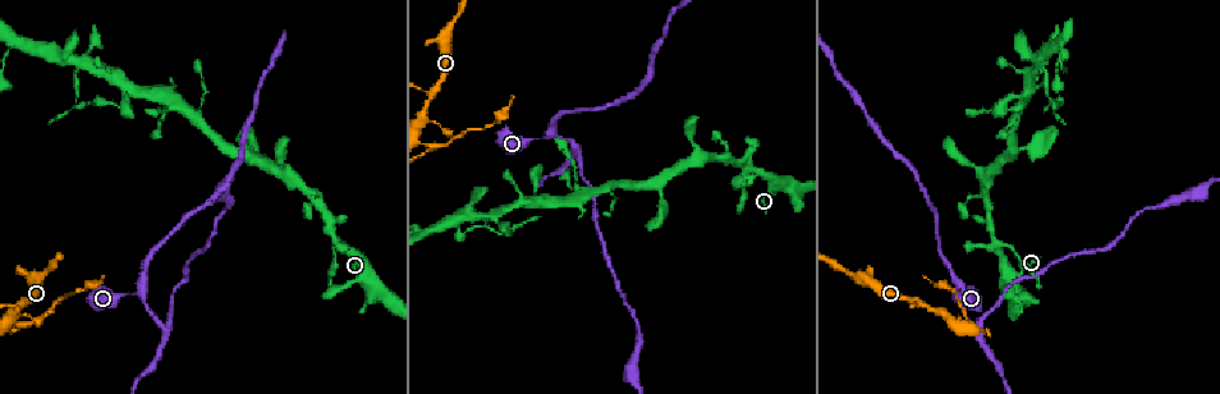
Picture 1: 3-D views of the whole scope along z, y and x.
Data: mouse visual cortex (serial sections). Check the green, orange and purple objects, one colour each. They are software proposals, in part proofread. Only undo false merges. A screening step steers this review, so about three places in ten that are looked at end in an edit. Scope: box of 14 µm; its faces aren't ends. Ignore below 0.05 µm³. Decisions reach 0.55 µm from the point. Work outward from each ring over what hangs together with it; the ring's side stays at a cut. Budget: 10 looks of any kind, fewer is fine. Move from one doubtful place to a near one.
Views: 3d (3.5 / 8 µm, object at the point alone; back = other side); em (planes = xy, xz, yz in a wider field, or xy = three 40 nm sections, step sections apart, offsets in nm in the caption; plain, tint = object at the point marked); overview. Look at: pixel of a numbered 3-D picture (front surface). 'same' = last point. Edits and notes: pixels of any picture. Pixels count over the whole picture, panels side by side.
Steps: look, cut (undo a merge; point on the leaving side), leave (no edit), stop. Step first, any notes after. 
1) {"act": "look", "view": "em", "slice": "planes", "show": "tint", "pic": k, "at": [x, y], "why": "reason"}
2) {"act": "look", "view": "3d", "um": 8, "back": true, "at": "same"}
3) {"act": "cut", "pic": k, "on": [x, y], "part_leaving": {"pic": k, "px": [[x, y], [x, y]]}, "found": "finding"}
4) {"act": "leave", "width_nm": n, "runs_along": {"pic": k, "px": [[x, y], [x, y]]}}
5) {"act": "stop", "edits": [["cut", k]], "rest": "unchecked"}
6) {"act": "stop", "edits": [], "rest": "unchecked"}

{"act": "look", "view": "3d", "um": 8, "pic": 1, "at": [748, 167], "why": "a narrow waist"}

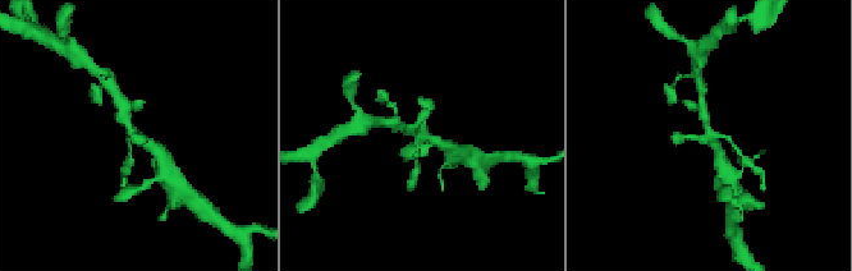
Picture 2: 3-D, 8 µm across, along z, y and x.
{"act": "look", "view": "3d", "um": 3.5, "pic": 2, "at": [709, 134], "why": "closer look"}

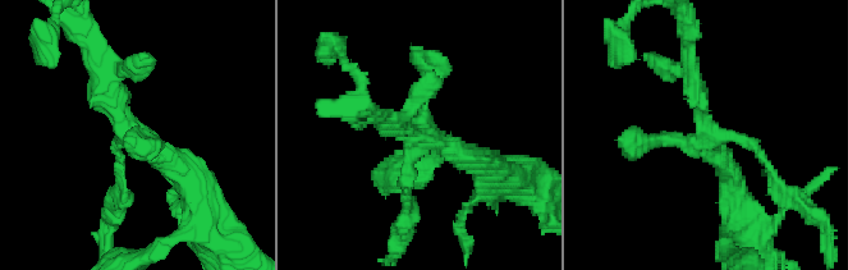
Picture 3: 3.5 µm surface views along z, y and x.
{"act": "look", "view": "em", "slice": "planes", "show": "tint", "pic": 3, "at": [418, 134], "why": "shape alone is not enough"}

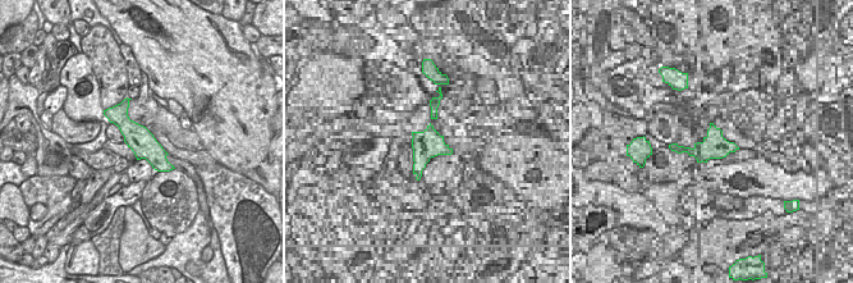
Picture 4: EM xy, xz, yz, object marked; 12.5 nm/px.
{"act": "leave", "runs_along": {"pic": 4, "px": [[117, 110], [119, 118], [166, 168]]}, "found": "all the same cell"}

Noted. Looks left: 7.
{"act": "look", "view": "3d", "um": 3.5, "pic": 1, "at": [19, 305], "why": "side arm on a straight run"}

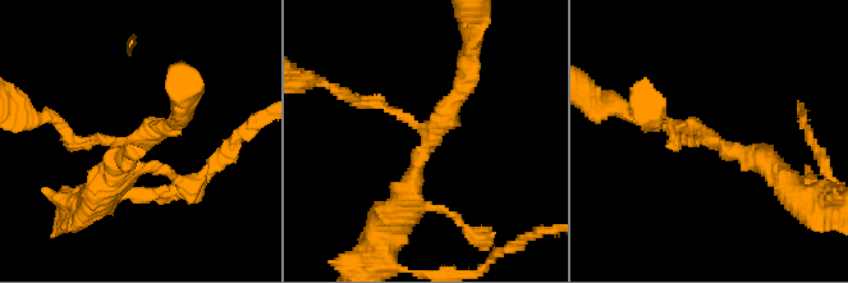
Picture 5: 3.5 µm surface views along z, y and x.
{"act": "look", "view": "em", "slice": "planes", "show": "tint", "pic": 5, "at": [430, 134], "arms": 3, "arm_widths_nm": [150, 200, 300]}

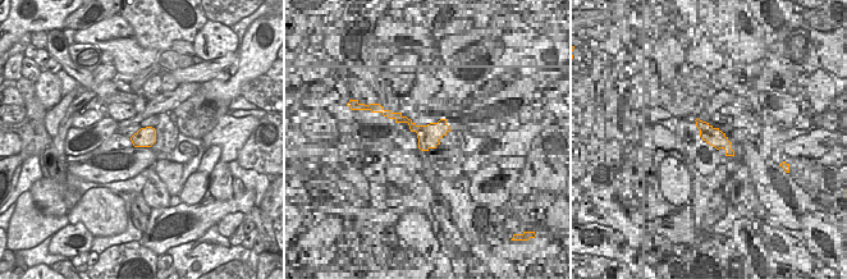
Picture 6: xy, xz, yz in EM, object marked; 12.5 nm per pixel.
{"act": "leave", "runs_along": {"pic": 5, "px": [[471, 65], [403, 202]]}, "found": "one cell here"}

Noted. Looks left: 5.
{"act": "look", "view": "3d", "um": 3.5, "pic": 1, "at": [21, 322], "why": "thick turns thin"}

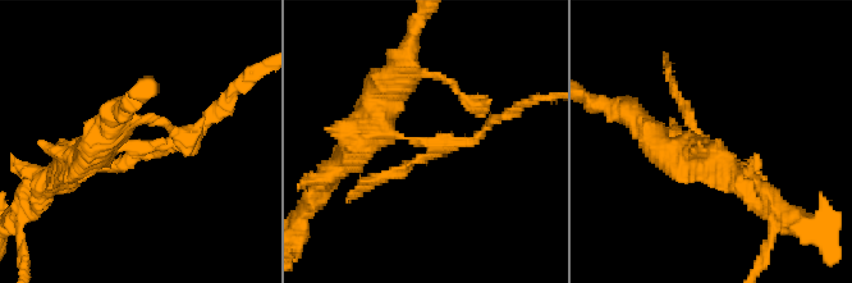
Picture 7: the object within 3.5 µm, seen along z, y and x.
{"act": "look", "view": "em", "slice": "xy", "step": 3, "show": "tint", "pic": 7, "at": [430, 147], "why": "need the tissue"}

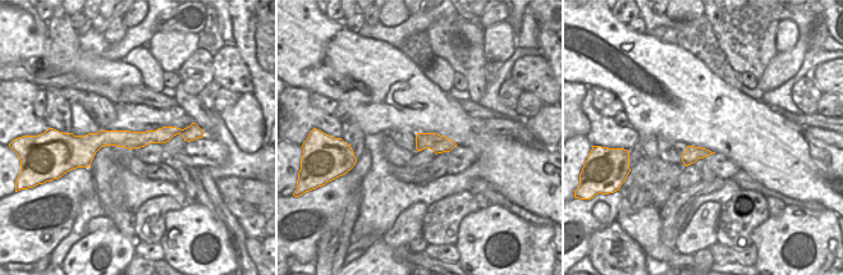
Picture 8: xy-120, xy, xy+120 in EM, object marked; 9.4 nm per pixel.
{"act": "cut", "pic": 7, "on": [448, 147], "part_leaving": {"pic": 7, "px": [[408, 138], [471, 142], [507, 113]]}, "found": "a second cell is stuck on"}

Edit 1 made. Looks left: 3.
{"act": "look", "view": "overview"}

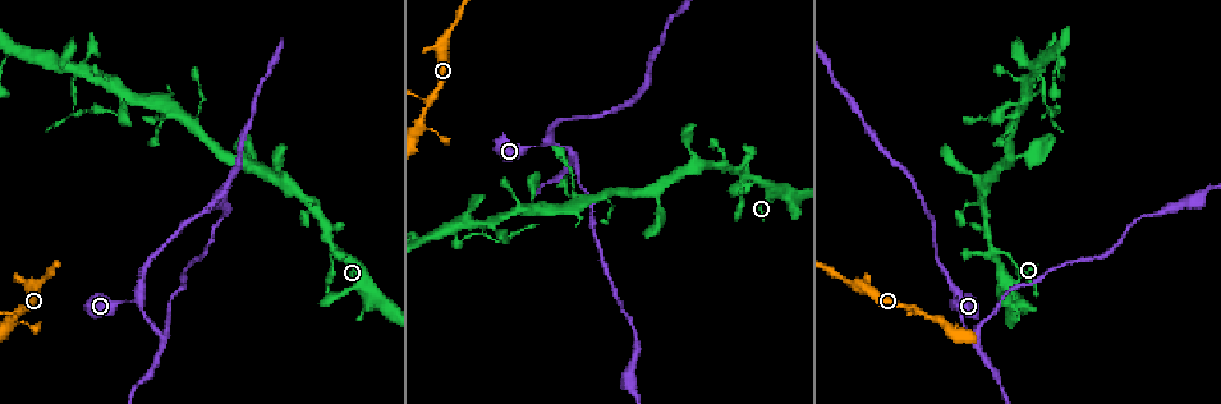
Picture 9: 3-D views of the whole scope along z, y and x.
{"act": "look", "view": "3d", "um": 3.5, "back": true, "pic": 9, "at": [140, 300], "why": "sharp bend"}

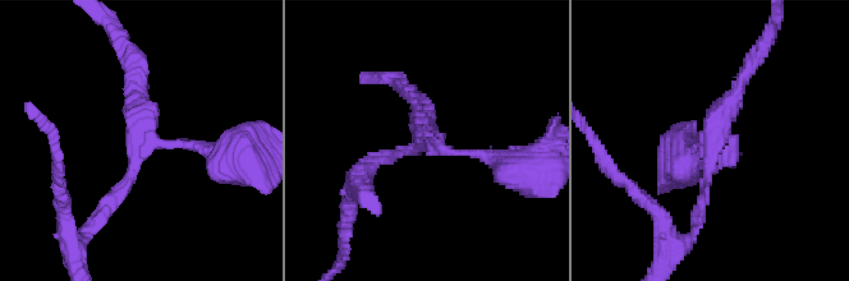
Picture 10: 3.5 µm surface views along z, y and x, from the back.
{"act": "leave", "runs_along": {"pic": 10, "px": [[223, 157], [145, 142], [105, 212]]}, "found": "continuous, no second cell"}

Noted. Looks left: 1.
{"act": "stop", "edits": [["cut", 7]], "rest": "unchecked"}

